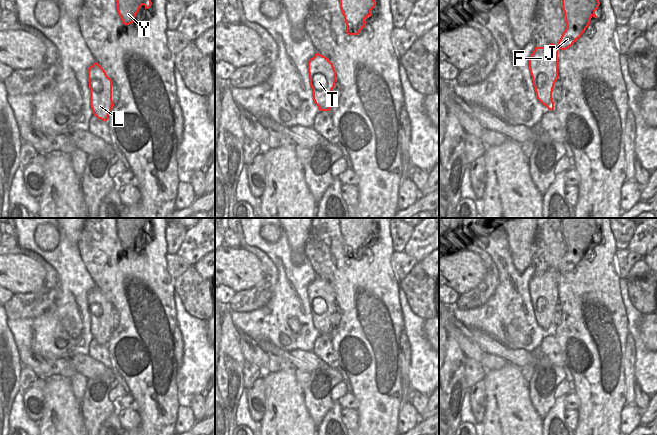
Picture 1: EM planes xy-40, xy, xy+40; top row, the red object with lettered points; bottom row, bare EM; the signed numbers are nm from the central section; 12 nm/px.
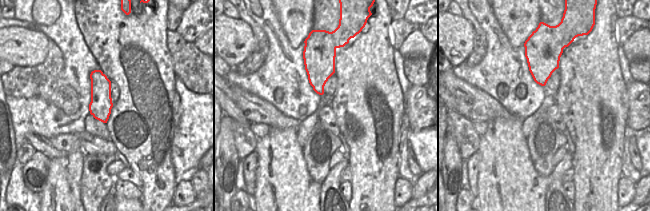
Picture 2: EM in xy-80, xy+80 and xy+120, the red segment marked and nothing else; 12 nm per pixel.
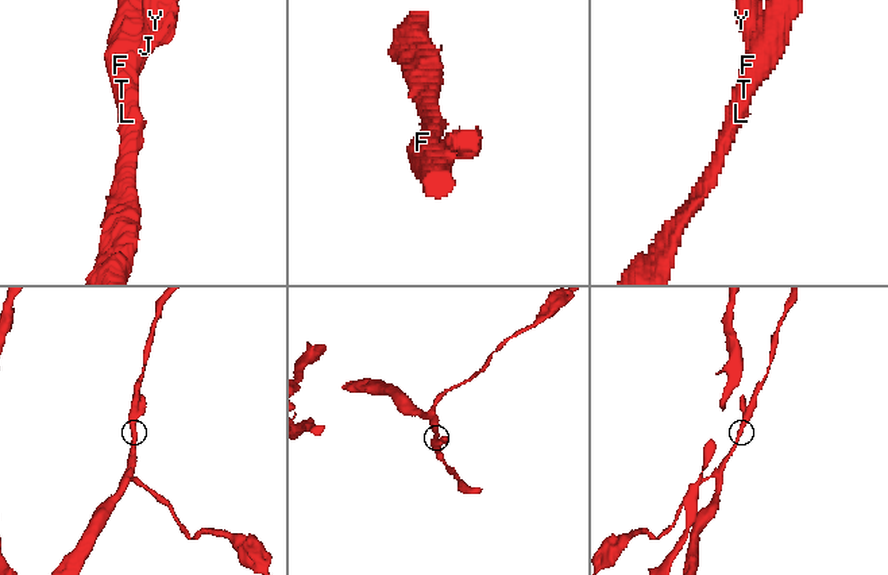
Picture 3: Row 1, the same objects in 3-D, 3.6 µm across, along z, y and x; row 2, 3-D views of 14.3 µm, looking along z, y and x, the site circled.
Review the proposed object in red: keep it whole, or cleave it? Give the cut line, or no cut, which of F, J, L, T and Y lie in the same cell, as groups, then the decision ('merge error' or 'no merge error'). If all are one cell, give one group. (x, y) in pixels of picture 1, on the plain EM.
no cut | F J L T Y | no merge error

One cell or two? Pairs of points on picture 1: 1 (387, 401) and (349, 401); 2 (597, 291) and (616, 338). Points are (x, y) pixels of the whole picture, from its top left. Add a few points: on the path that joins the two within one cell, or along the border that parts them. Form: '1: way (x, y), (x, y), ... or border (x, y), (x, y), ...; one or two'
1: border (351, 392), (358, 402), (357, 409); two
2: way (597, 303), (600, 307), (601, 323), (604, 326); one

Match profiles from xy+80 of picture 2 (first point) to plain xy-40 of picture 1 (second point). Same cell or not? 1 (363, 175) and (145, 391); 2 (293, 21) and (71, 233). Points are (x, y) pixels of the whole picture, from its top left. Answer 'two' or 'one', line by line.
1: one
2: one

